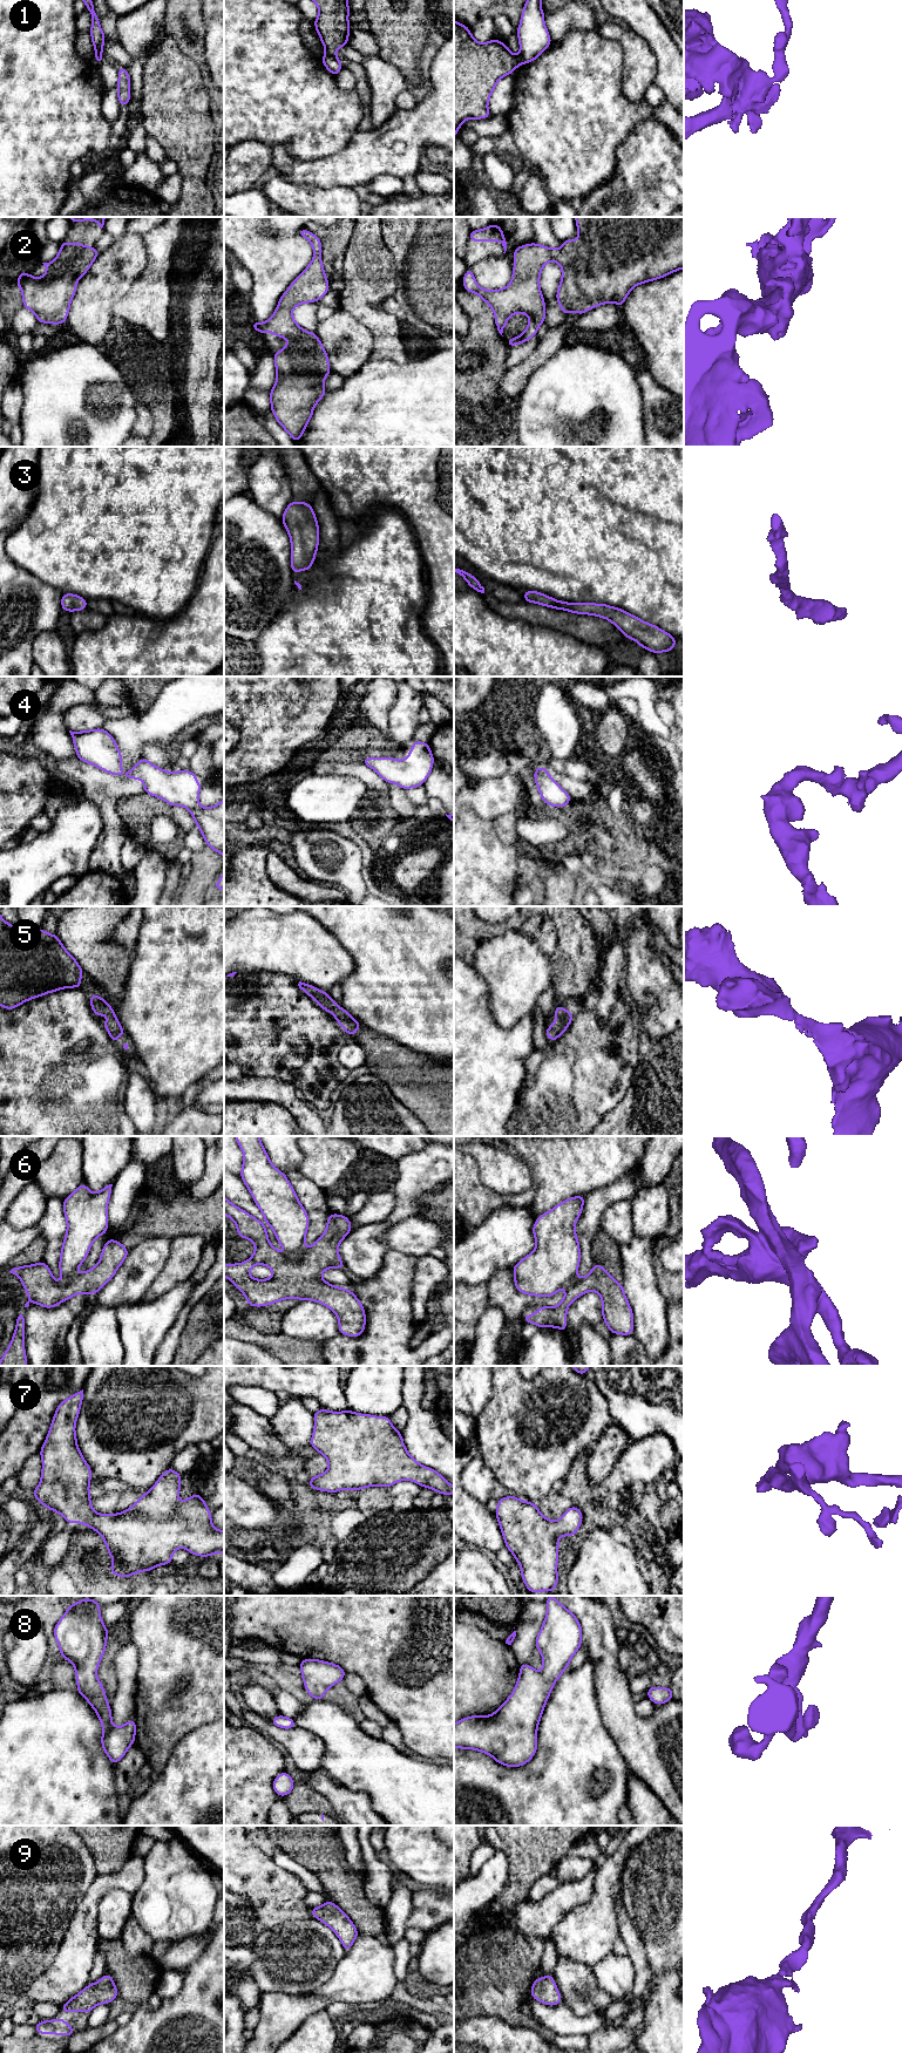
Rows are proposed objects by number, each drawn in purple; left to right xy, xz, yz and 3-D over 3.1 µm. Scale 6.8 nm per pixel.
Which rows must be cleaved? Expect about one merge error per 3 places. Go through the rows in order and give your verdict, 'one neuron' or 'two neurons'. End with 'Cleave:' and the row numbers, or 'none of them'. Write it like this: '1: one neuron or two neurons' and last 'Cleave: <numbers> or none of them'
1: two neurons
2: one neuron
3: one neuron
4: one neuron
5: one neuron
6: two neurons
7: one neuron
8: one neuron
9: one neuron
Cleave: 1, 6

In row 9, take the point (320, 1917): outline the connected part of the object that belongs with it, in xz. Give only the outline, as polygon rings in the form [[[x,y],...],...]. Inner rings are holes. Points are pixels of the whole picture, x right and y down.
[[[326,1901],[321,1906],[311,1908],[313,1918],[332,1929],[341,1940],[345,1952],[350,1951],[359,1932],[348,1916],[333,1902]]]

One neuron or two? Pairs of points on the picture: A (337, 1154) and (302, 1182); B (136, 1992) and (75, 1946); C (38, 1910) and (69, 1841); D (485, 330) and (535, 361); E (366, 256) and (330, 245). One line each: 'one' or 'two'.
A: two
B: two
C: one
D: two
E: two

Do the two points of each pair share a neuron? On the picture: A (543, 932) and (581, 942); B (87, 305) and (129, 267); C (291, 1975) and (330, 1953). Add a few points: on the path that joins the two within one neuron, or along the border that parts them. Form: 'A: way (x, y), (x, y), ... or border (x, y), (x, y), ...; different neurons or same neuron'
A: border (548, 918), (556, 931), (556, 946), (551, 956); different neurons
B: way (100, 292), (112, 280), (124, 280); same neuron
C: way (300, 1965), (312, 1953), (320, 1953); same neuron

